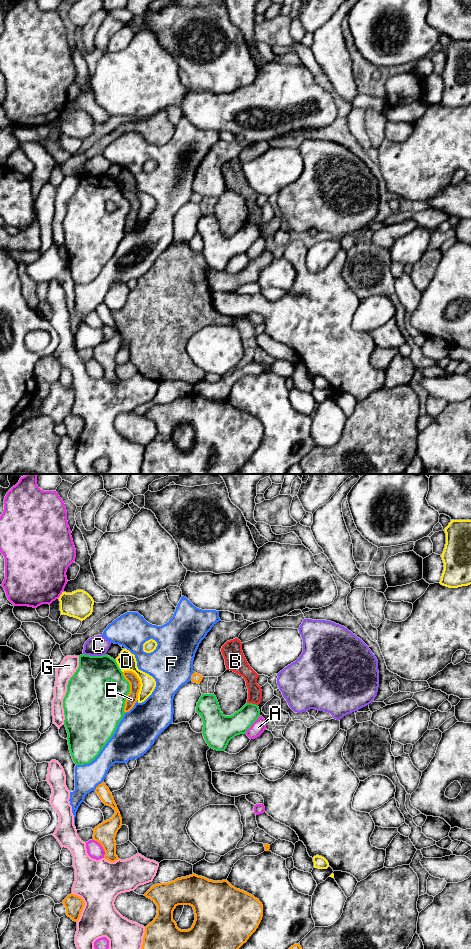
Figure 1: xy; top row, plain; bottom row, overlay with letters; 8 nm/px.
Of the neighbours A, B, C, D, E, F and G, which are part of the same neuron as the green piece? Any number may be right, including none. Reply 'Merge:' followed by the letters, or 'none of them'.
Merge: none of them

